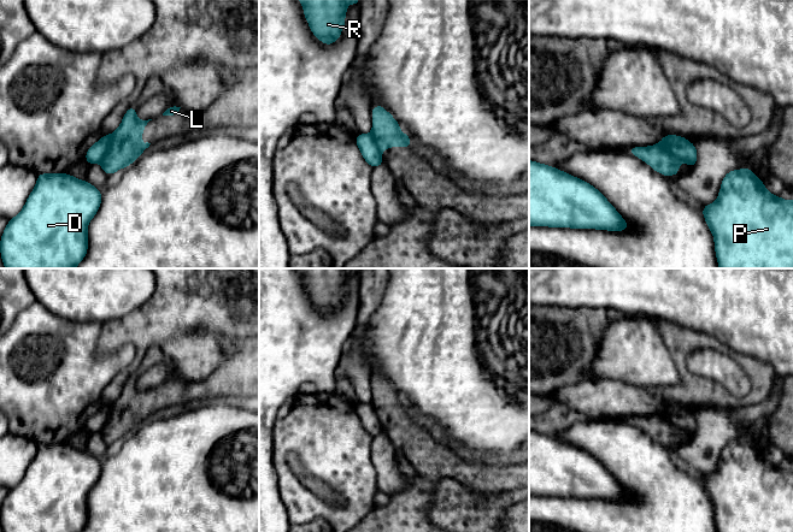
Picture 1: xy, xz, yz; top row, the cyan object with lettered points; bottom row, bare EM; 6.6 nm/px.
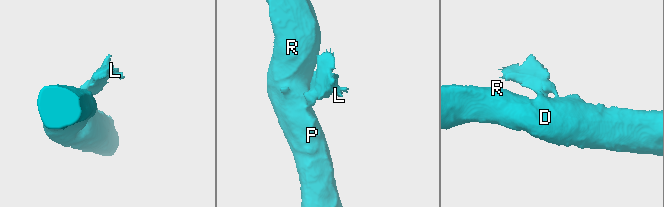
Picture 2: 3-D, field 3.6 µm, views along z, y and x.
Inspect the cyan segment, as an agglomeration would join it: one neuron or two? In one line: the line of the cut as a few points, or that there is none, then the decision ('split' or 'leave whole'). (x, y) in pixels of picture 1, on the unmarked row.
cut in xy along (110, 406), (107, 423), (99, 432); split

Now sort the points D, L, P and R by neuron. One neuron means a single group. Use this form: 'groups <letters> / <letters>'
groups D P R / L

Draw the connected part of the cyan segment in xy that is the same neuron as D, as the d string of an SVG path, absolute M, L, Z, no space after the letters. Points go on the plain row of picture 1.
M39 443L37 453L20 480L8 490L0 510L4 532L81 532L88 519L87 497L101 474L101 462L87 450L67 443Z

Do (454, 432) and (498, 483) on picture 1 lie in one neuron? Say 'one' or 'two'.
two

